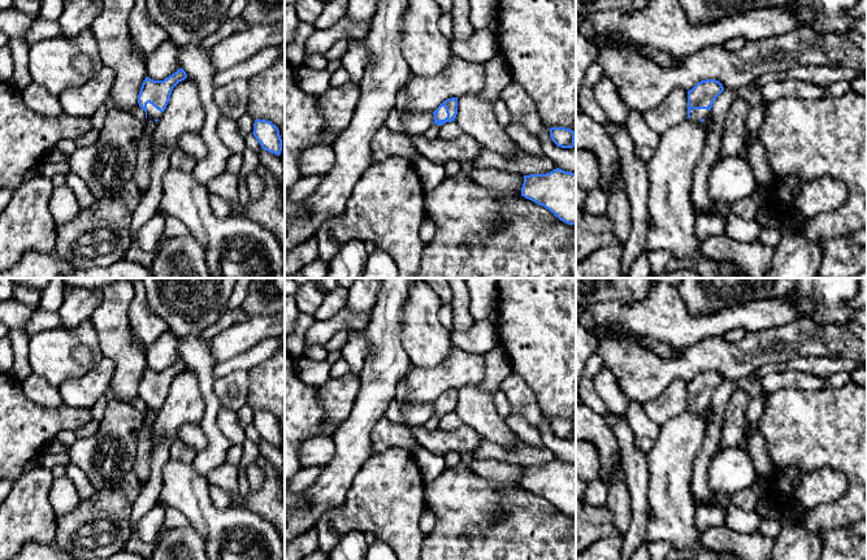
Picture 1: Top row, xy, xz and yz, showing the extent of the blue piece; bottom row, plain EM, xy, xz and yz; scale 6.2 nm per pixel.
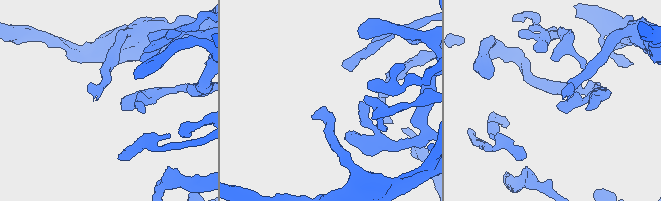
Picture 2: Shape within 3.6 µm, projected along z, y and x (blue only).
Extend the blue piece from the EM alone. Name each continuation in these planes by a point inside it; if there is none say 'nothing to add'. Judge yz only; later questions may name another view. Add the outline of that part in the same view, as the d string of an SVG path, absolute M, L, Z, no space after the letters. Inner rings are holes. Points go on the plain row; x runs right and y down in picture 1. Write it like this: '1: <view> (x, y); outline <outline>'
1: yz (696, 406); outline M693 400L690 401L690 412L693 413L699 413L701 411L706 409L710 407L710 401L707 400Z

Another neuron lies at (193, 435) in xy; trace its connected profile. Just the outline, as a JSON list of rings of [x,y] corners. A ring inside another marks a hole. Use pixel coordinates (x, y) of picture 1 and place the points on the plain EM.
[[[199,424],[183,425],[179,429],[179,439],[194,448],[198,453],[201,452],[208,444],[208,439]]]

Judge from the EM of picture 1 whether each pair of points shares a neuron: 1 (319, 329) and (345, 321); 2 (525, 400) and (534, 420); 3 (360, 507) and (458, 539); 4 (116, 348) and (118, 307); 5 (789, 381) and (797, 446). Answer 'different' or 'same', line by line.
1: same
2: same
3: different
4: same
5: different

